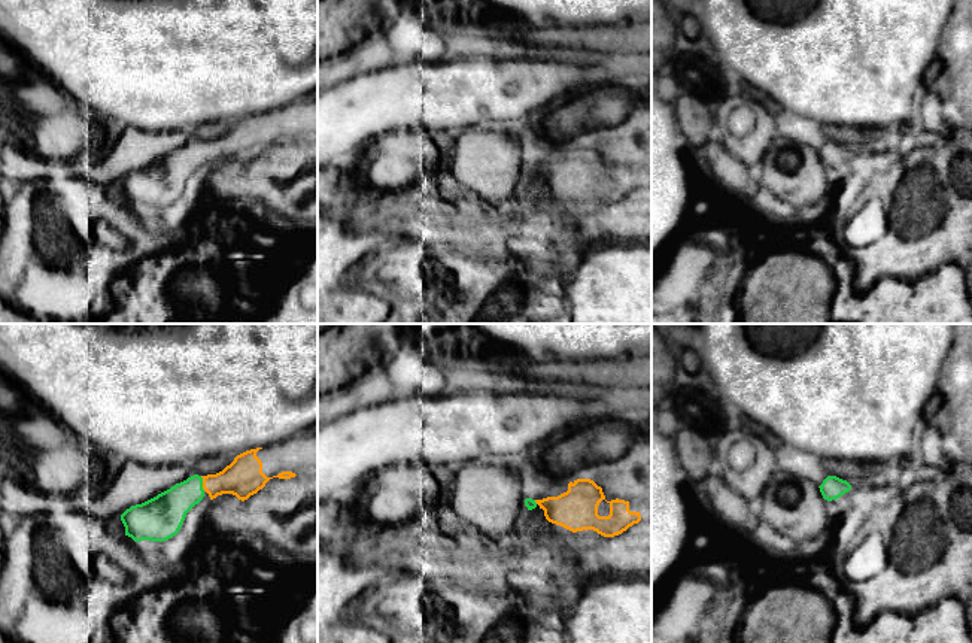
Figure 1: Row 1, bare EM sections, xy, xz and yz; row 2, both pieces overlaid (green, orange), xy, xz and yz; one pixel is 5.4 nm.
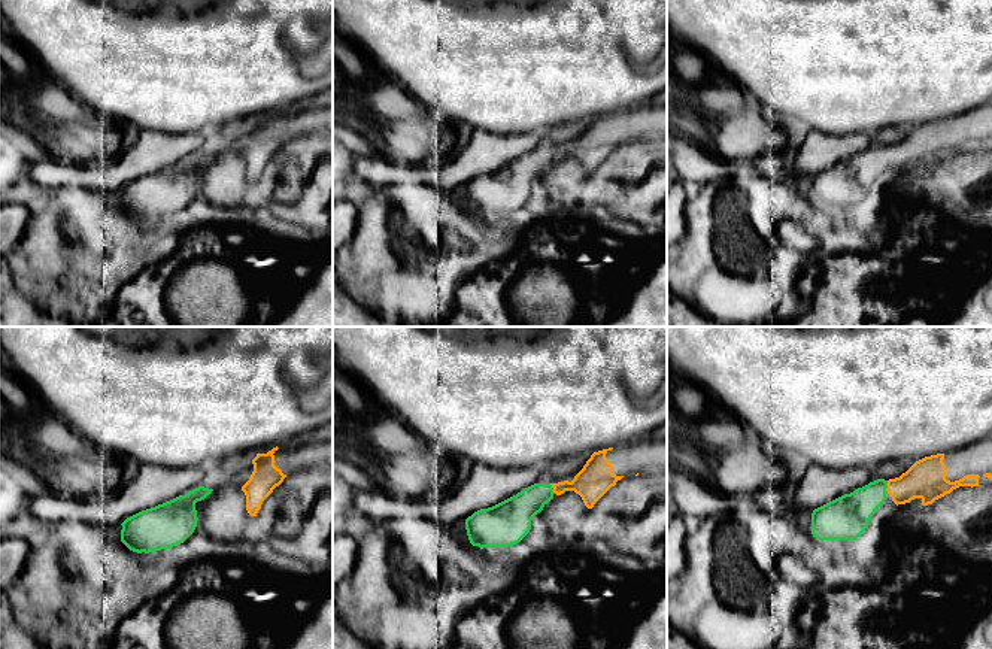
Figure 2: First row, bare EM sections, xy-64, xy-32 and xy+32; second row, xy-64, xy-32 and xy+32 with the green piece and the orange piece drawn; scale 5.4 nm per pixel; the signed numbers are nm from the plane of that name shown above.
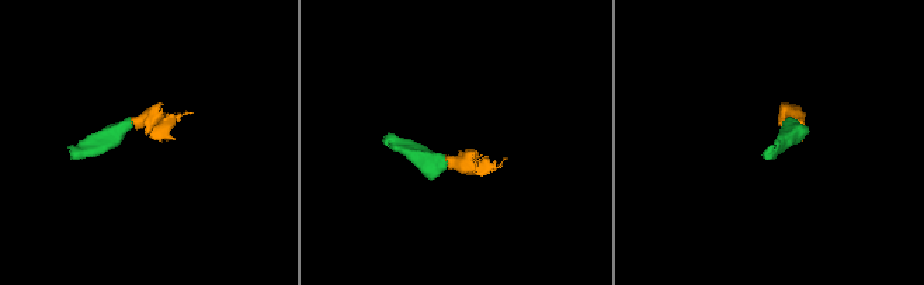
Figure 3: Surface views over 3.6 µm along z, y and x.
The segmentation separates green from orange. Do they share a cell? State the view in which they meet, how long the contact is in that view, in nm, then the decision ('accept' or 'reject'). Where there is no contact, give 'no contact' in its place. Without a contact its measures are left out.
xy | 80 nm | accept

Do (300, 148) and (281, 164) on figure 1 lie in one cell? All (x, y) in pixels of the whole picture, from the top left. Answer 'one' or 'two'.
one

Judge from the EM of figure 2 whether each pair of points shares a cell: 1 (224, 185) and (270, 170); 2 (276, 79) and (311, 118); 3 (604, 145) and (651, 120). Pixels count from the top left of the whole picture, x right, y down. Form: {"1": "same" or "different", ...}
{"1": "same", "2": "different", "3": "same"}

